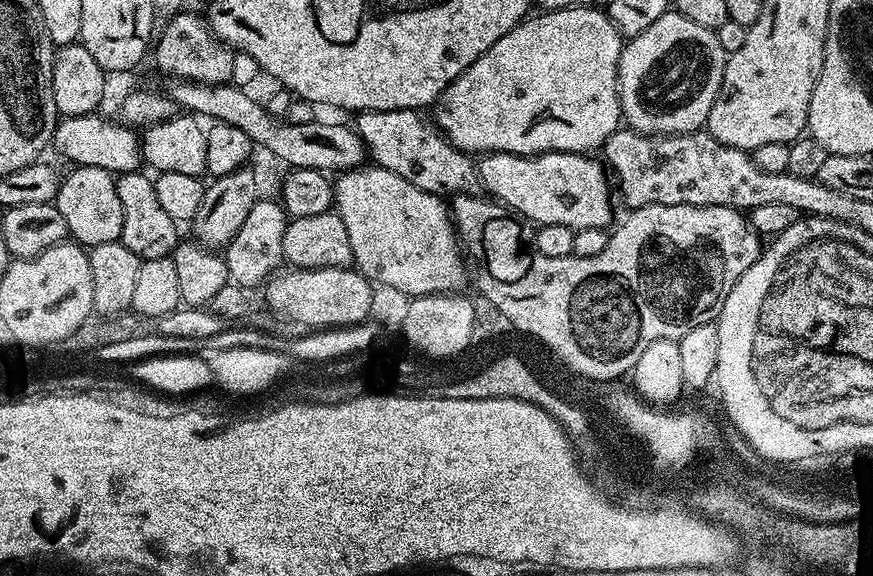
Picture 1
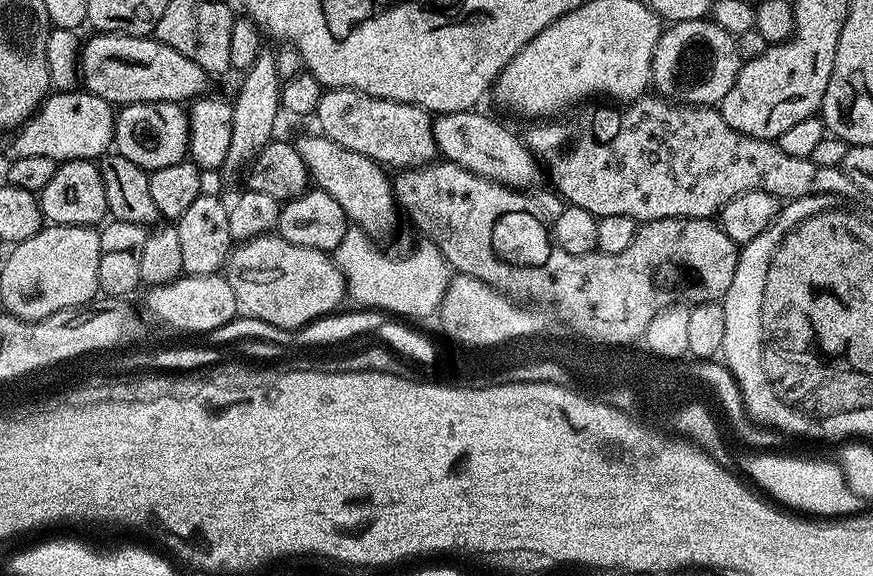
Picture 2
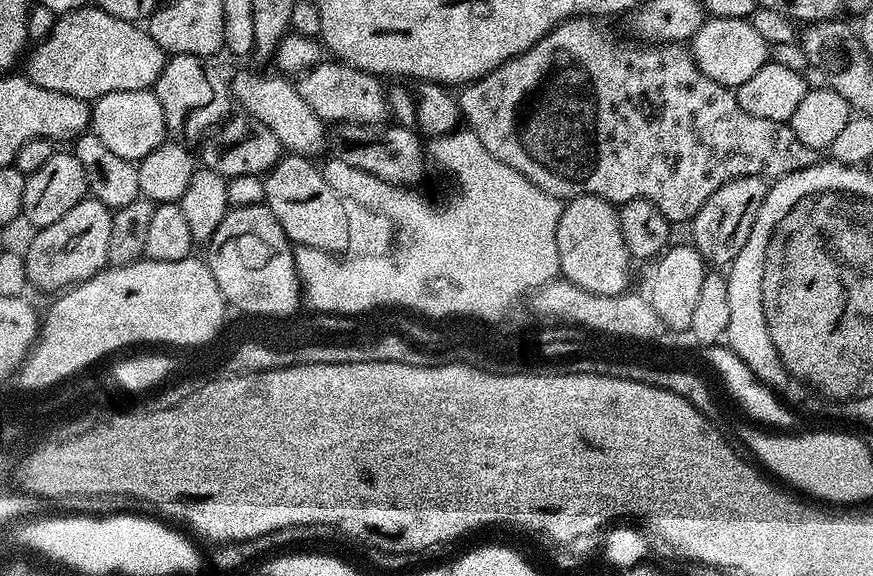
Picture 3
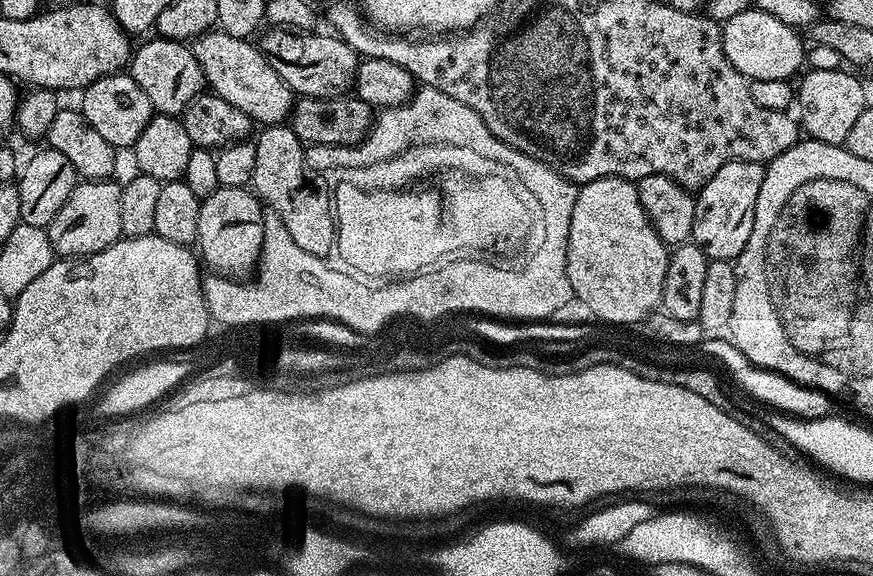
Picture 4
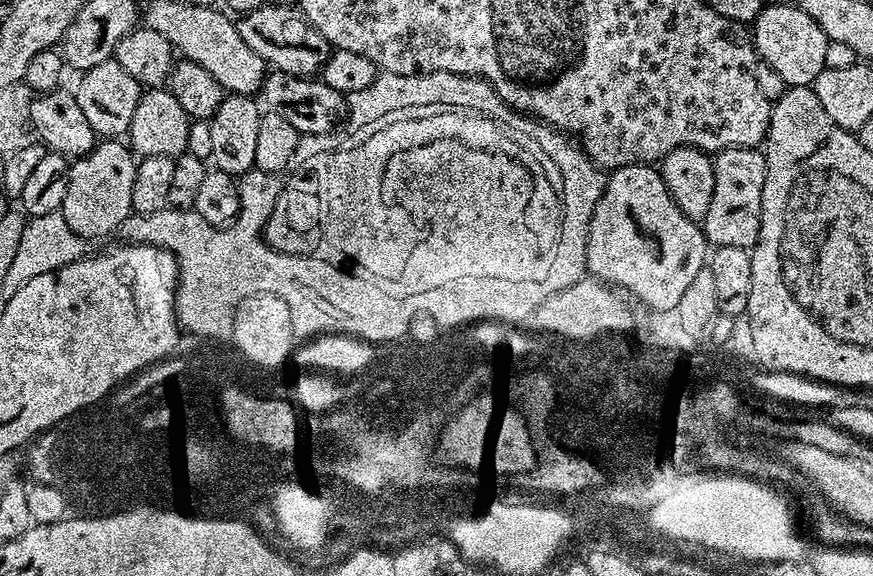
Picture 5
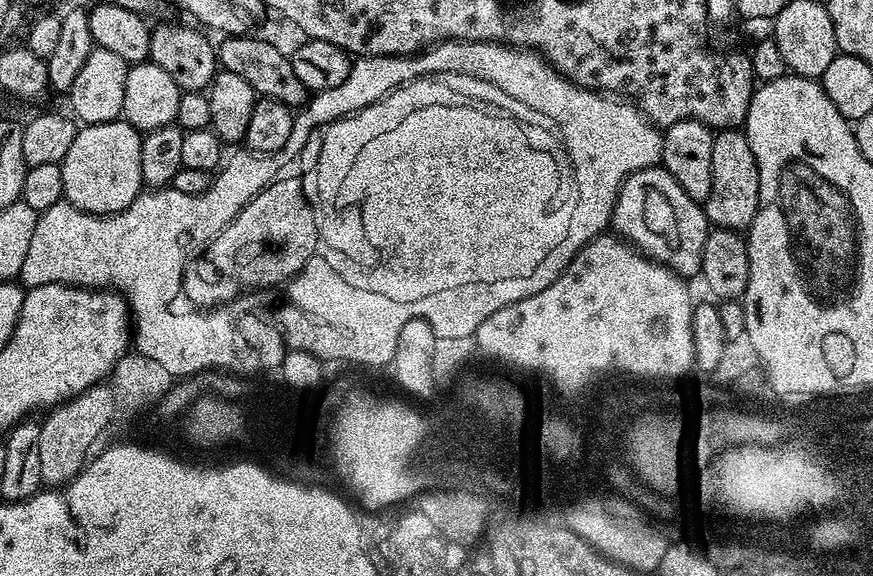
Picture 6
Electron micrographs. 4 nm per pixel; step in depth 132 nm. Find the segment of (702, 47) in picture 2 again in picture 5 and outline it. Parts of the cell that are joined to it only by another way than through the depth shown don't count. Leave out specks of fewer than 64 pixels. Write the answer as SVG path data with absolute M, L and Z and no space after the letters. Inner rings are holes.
M769 3L756 15L750 28L753 44L756 45L756 55L761 61L778 72L785 85L793 88L807 88L822 74L826 60L826 46L829 38L822 34L822 28L814 18L803 12L795 3Z

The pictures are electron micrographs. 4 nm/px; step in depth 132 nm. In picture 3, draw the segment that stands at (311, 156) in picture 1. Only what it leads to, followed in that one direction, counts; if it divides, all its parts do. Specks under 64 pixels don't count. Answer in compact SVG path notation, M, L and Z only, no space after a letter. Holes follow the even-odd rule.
M85 6L57 15L48 37L27 53L26 75L42 90L58 90L58 94L94 102L118 90L151 89L162 74L165 59L158 42L139 23L114 18L114 14L106 14L106 10L95 6Z

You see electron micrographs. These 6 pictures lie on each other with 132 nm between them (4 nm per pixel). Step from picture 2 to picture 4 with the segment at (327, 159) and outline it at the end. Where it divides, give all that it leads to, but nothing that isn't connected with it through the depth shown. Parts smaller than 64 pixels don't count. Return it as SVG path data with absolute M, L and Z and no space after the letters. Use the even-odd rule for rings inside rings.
M213 30L197 36L190 47L194 58L198 58L198 66L202 66L207 87L230 102L230 106L238 106L238 110L242 110L242 114L249 116L257 125L282 124L291 117L294 103L292 89L251 39L239 40Z

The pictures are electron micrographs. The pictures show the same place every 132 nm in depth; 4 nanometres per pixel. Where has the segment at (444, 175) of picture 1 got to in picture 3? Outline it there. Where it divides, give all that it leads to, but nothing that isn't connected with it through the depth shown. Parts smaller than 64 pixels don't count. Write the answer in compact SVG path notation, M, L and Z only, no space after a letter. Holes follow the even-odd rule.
M335 58L325 59L318 66L314 66L308 72L305 72L303 76L299 77L295 81L295 86L298 94L302 94L302 98L306 98L306 103L310 106L310 110L314 110L314 114L318 114L318 118L329 125L370 124L379 126L389 119L388 97L381 77L358 70L354 66L344 63L343 60Z

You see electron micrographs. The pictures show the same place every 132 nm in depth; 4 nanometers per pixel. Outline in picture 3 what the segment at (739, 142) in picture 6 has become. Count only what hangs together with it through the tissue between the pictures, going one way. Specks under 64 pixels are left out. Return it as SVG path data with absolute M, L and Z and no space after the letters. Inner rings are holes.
M762 176L734 178L718 186L718 190L714 190L714 194L710 194L706 202L702 202L702 210L698 210L698 214L690 221L692 227L690 240L700 251L704 261L712 266L728 266L734 258L738 258L738 250L746 246L750 230L754 230L758 210L762 210L762 202L766 202L769 187L769 181Z

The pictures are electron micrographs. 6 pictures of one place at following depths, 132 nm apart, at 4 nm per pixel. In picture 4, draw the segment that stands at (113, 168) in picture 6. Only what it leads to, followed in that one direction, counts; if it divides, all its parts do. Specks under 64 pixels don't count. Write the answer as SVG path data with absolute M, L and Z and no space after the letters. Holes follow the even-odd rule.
M86 180L77 183L75 190L66 198L62 210L47 226L47 234L52 243L52 251L60 258L93 256L98 250L106 250L122 236L122 217L118 210L120 201L119 183L107 180Z

